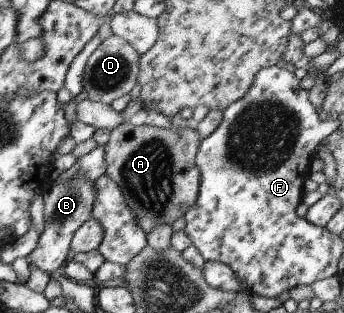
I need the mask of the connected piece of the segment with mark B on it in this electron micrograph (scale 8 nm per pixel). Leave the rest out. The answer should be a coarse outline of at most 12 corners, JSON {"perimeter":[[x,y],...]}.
{"perimeter":[[81,175],[42,195],[43,231],[25,257],[47,275],[63,267],[73,233],[91,218]]}

